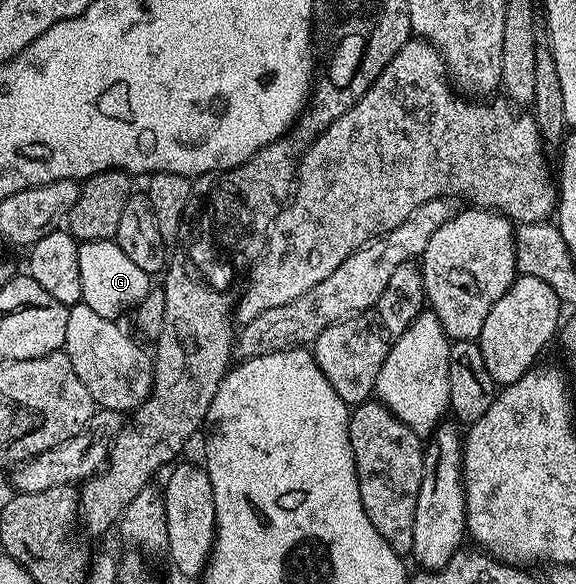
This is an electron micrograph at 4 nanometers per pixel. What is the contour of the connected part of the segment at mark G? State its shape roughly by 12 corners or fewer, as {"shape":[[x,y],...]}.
{"shape":[[116,240],[79,245],[82,302],[120,320],[152,289]]}

